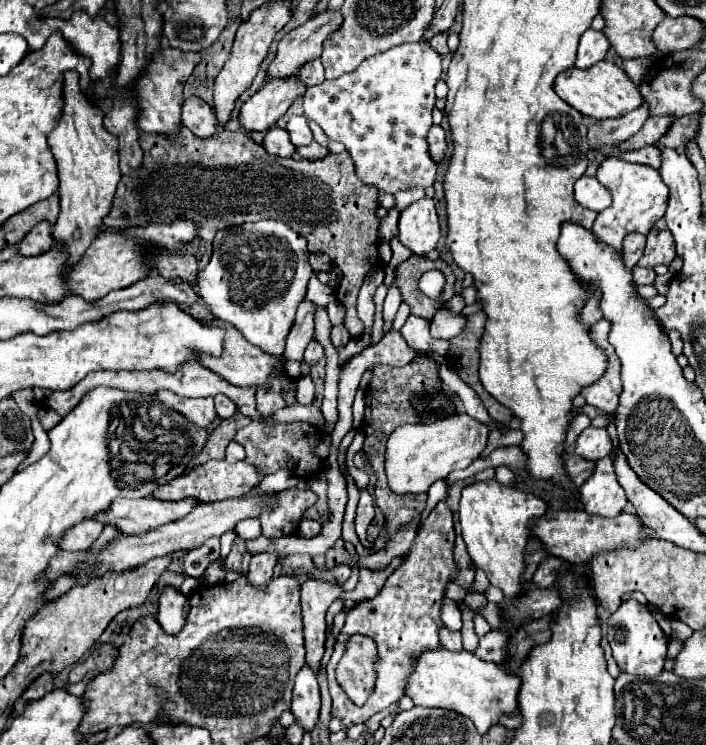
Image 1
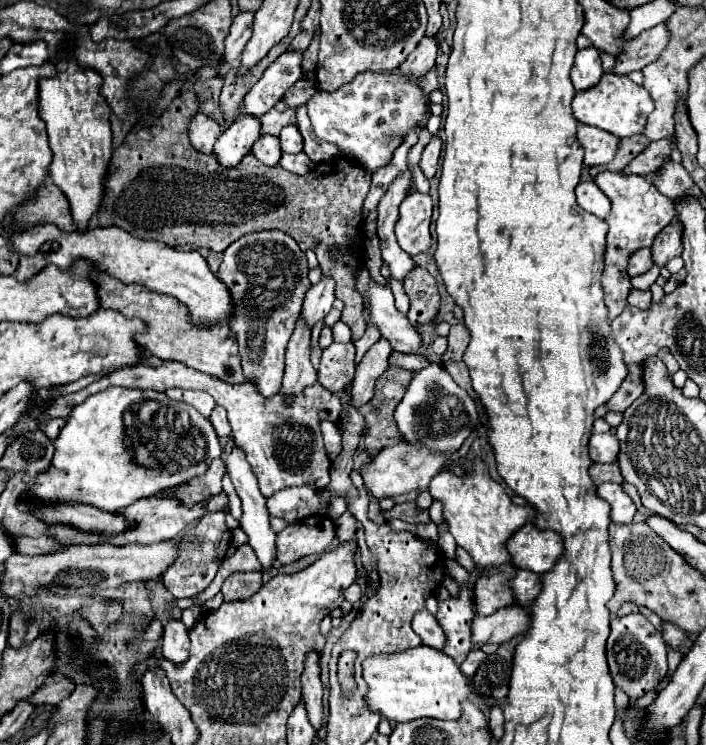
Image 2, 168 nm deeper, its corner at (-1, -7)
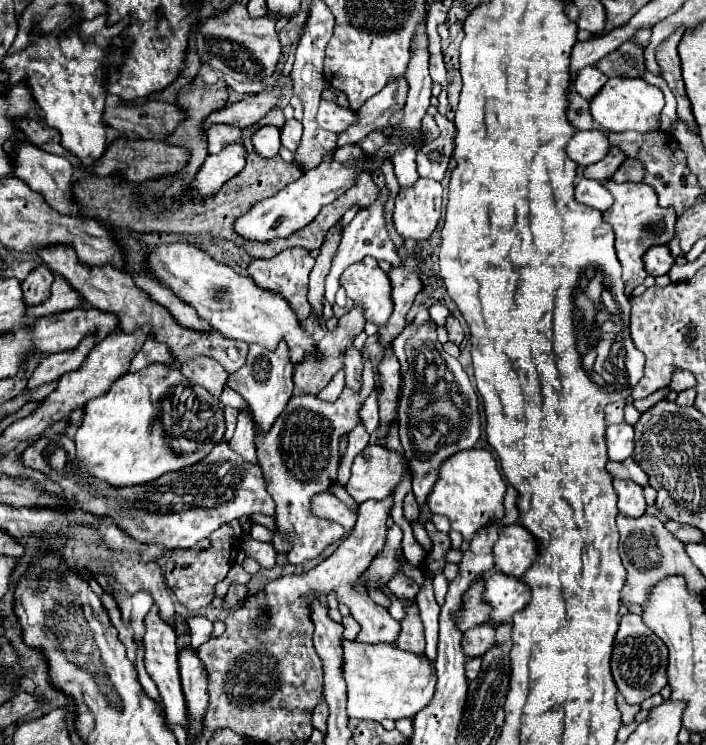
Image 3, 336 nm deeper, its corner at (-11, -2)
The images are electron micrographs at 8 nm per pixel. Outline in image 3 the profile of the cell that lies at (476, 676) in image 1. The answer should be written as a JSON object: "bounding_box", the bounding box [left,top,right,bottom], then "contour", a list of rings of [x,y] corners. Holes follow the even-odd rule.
{"bounding_box":[343,641,435,721],"contour":[[[343,641],[343,679],[347,683],[347,715],[349,719],[369,719],[369,721],[383,721],[383,719],[403,719],[413,717],[431,701],[435,693],[435,667],[427,663],[427,657],[419,657],[415,653],[401,651],[391,645],[367,645],[359,641]]]}

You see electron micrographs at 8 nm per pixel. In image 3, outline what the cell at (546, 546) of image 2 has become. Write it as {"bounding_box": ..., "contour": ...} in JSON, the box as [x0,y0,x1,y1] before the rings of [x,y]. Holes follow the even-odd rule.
{"bounding_box":[493,525,535,577],"contour":[[[509,525],[499,527],[499,539],[493,545],[495,567],[513,577],[521,577],[527,567],[535,561],[535,539],[523,531],[523,527]]]}

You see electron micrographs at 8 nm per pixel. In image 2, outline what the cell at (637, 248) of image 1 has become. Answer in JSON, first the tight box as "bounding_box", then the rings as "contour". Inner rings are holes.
{"bounding_box":[627,248,653,276],"contour":[[[641,248],[641,250],[637,250],[637,252],[631,254],[627,272],[629,272],[629,276],[637,276],[637,274],[647,272],[651,266],[653,266],[653,260],[651,260],[649,248]]]}

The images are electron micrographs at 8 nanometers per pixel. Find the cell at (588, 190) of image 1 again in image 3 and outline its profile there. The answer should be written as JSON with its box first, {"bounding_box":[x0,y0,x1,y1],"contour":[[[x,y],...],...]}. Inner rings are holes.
{"bounding_box":[575,179,613,211],"contour":[[[581,179],[577,183],[575,201],[587,207],[593,207],[597,211],[607,211],[613,203],[611,193],[607,193],[607,189],[599,181],[591,181],[591,179]]]}

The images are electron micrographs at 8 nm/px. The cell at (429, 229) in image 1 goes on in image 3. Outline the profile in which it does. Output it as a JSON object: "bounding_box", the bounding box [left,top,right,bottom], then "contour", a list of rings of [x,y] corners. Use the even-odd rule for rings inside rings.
{"bounding_box":[393,179,441,239],"contour":[[[419,179],[395,197],[393,227],[405,239],[429,239],[441,217],[441,183]]]}

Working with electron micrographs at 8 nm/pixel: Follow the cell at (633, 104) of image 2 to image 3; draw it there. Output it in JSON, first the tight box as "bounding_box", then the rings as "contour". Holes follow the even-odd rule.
{"bounding_box":[591,79,665,131],"contour":[[[609,79],[599,95],[591,99],[591,115],[605,131],[659,131],[659,113],[665,105],[663,93],[643,79]]]}

